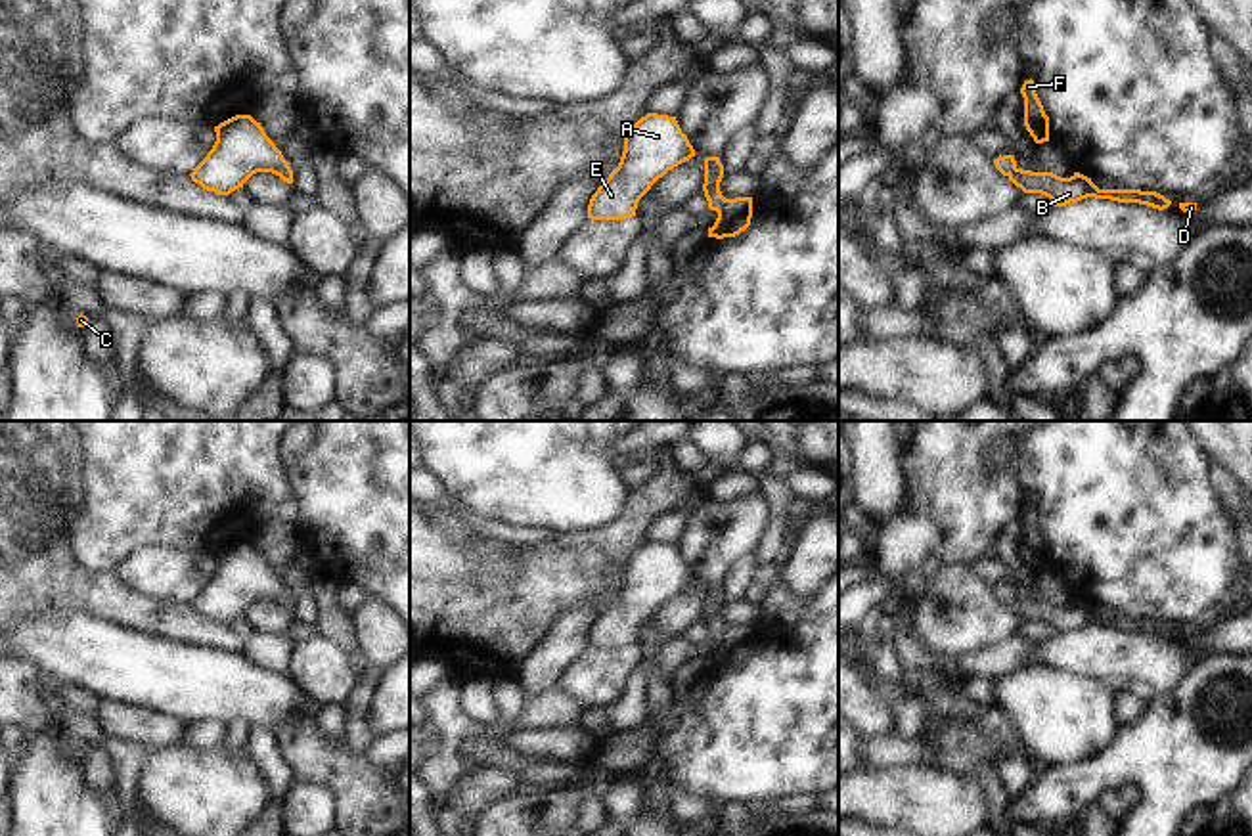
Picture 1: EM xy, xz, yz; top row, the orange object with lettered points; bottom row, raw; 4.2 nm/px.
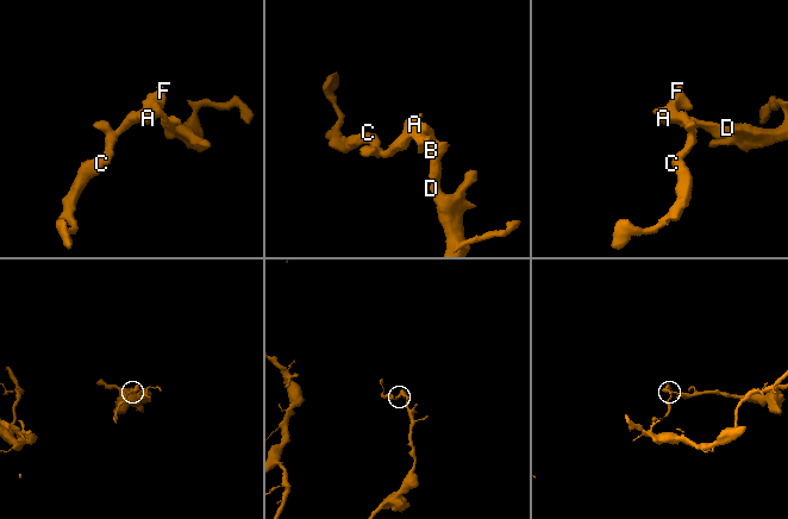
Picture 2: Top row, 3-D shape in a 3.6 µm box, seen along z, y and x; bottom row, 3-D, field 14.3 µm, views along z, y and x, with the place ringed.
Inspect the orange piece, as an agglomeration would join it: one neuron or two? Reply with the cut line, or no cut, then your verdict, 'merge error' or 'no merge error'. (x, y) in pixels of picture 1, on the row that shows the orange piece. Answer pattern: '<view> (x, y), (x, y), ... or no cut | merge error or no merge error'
no cut | no merge error

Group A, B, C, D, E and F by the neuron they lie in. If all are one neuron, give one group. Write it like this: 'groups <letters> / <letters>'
groups A B C D E F

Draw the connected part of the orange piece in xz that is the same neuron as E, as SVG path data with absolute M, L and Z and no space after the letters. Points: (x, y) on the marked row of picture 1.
M647 113L626 132L620 163L592 195L588 218L636 216L637 203L651 186L691 157L695 149L676 117Z

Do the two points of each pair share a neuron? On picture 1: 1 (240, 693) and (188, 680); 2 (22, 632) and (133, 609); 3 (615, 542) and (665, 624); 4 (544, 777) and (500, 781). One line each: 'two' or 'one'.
1: one
2: two
3: two
4: two

